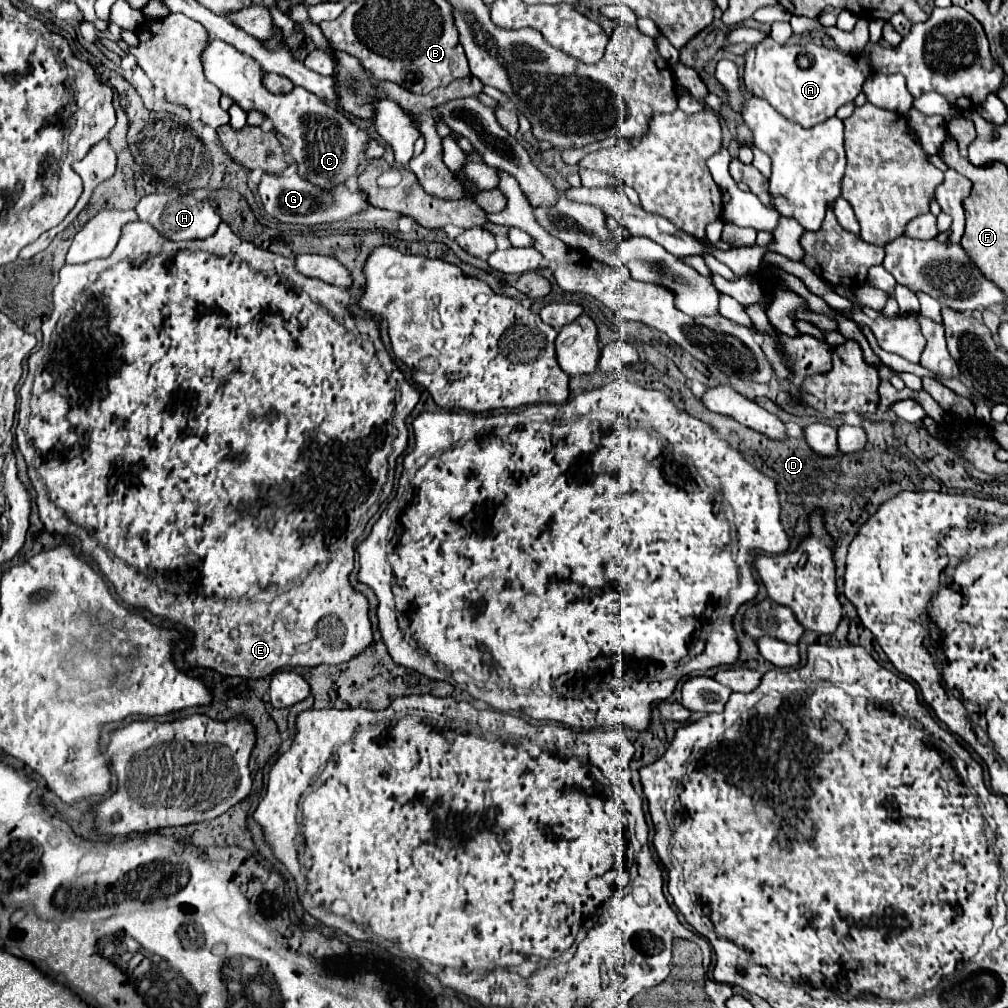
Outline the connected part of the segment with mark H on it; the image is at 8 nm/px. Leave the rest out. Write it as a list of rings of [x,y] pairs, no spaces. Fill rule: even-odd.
[[[153,193],[153,195],[145,195],[137,207],[135,207],[137,215],[141,221],[151,223],[161,235],[181,241],[181,239],[205,239],[211,237],[219,223],[221,217],[217,215],[217,211],[211,207],[209,201],[199,201],[193,195],[181,195],[181,193]]]

